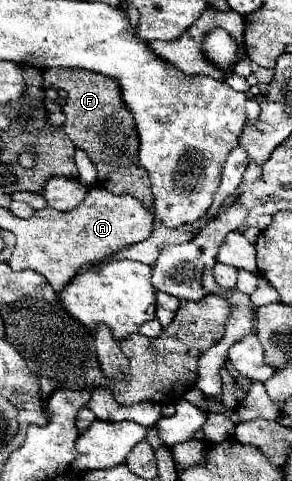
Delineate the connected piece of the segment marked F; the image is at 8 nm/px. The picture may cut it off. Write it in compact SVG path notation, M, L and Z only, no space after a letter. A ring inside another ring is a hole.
M47 68L43 70L43 80L67 92L63 104L67 120L63 126L75 148L83 150L97 168L97 184L113 194L131 194L137 200L141 200L145 208L153 208L149 176L145 174L145 168L141 168L137 162L137 130L131 112L125 108L121 100L119 86L107 76L87 72L81 68Z

